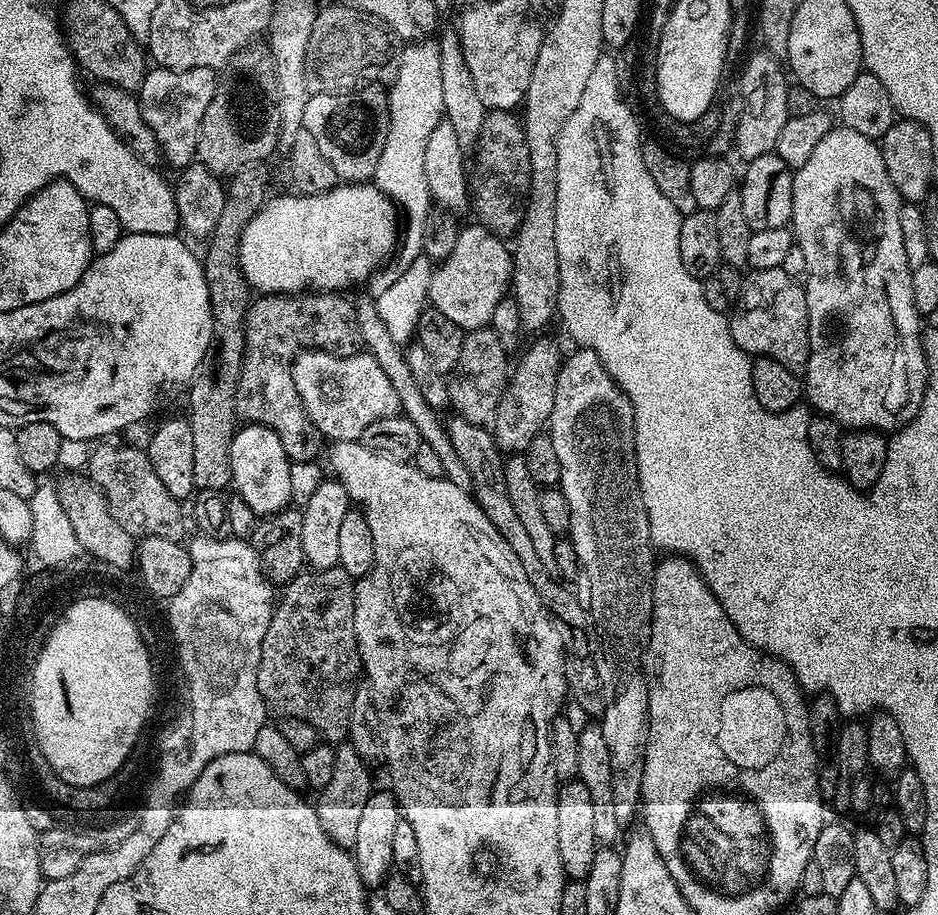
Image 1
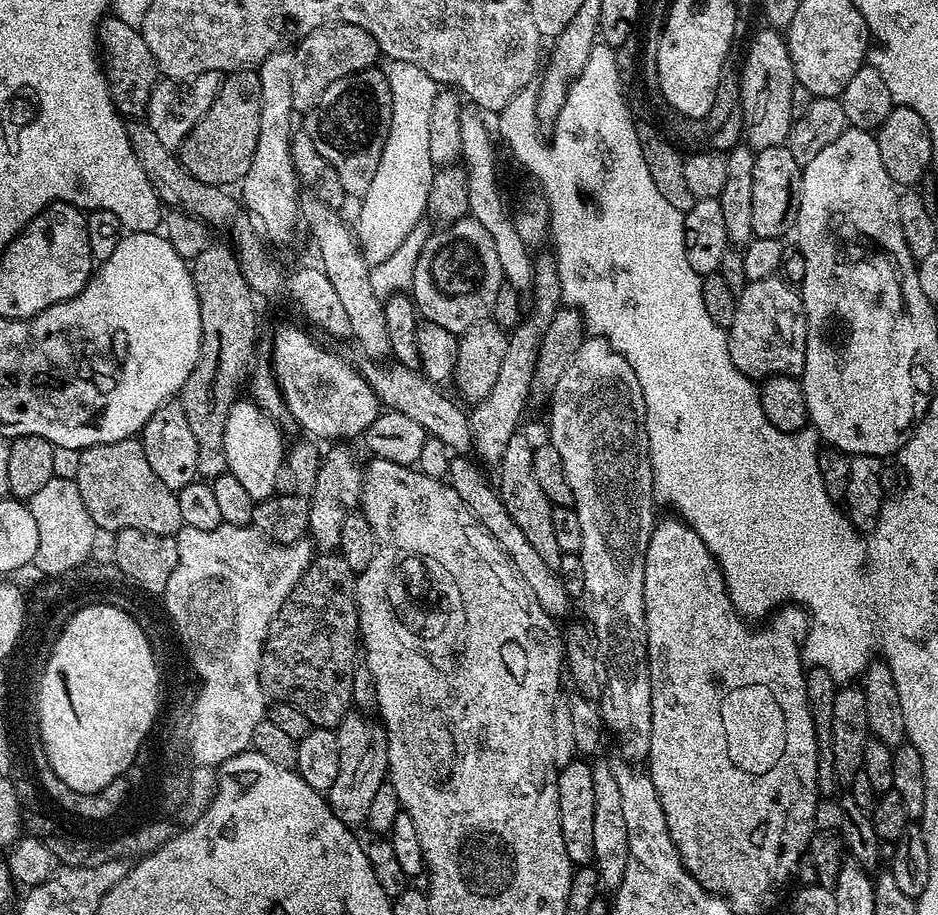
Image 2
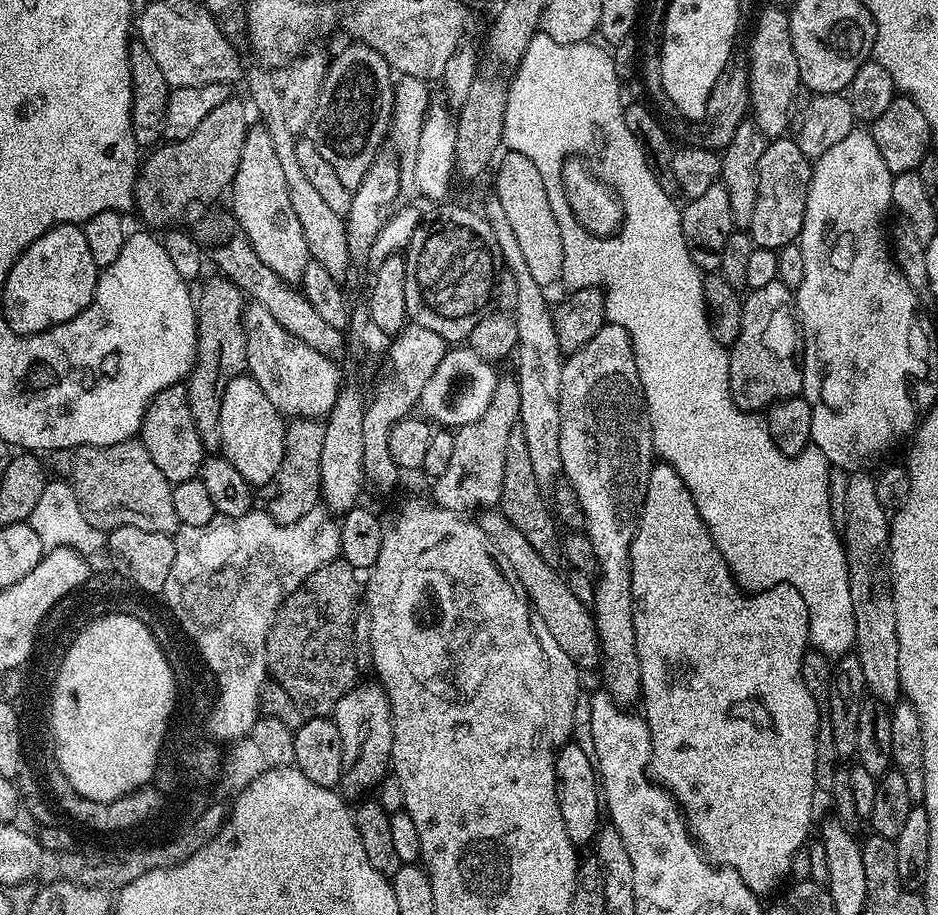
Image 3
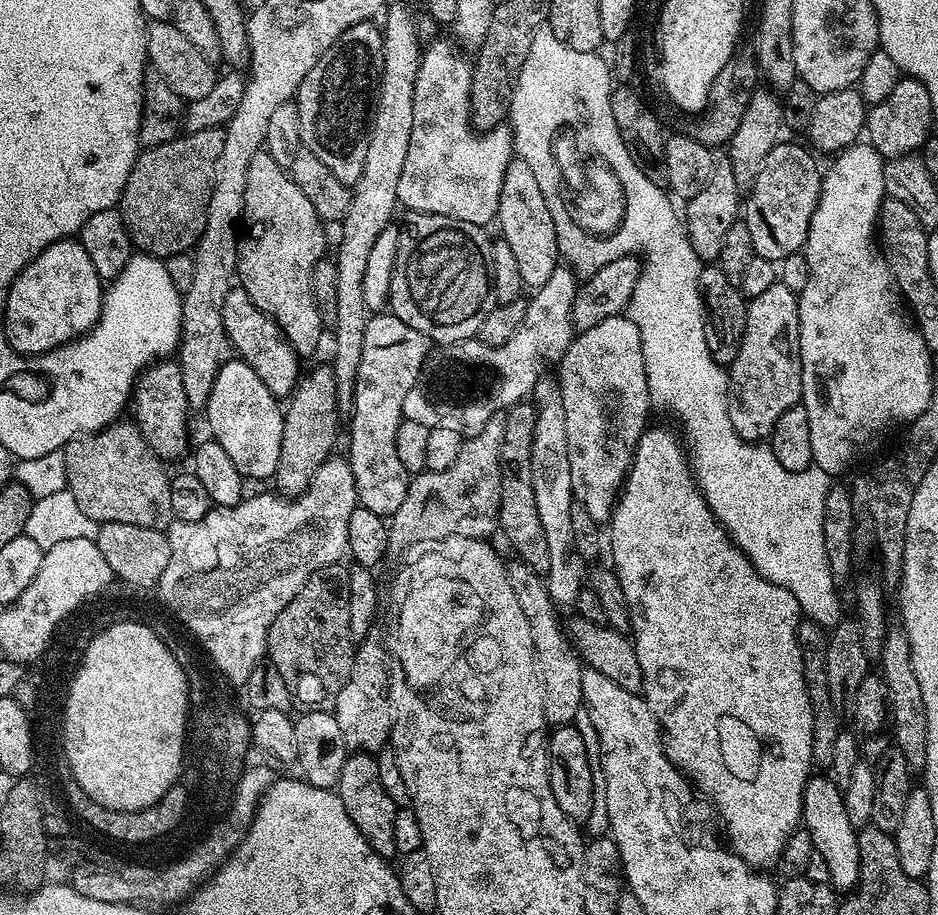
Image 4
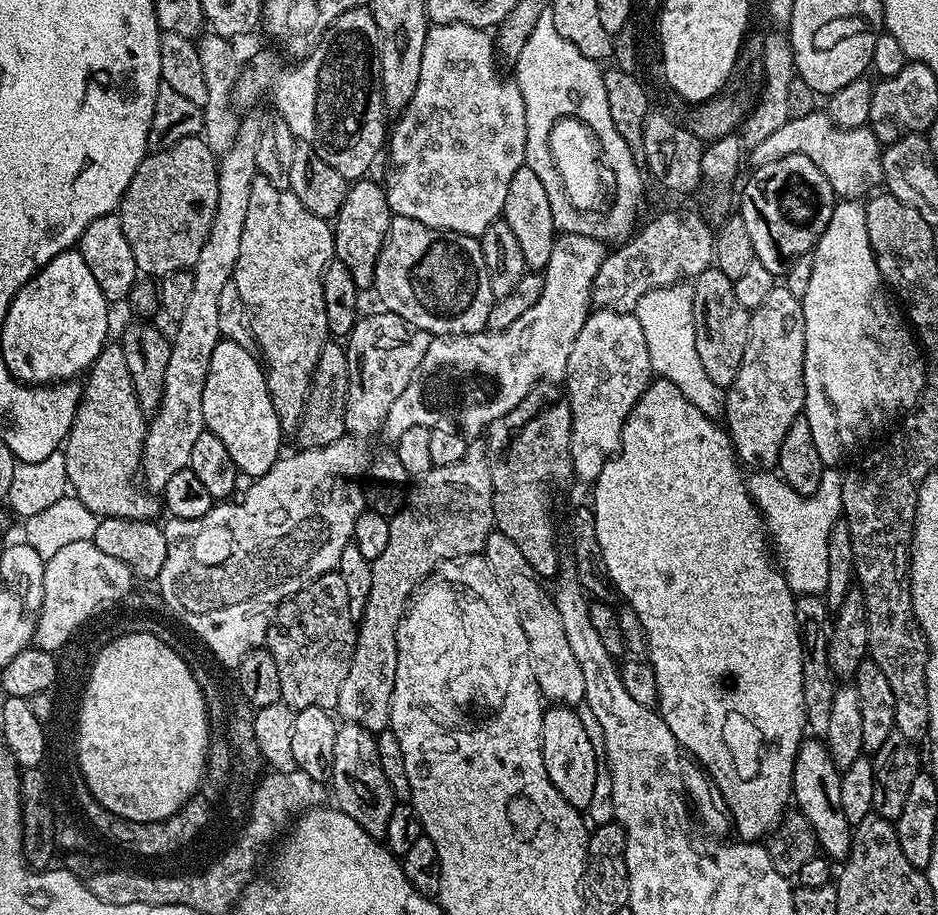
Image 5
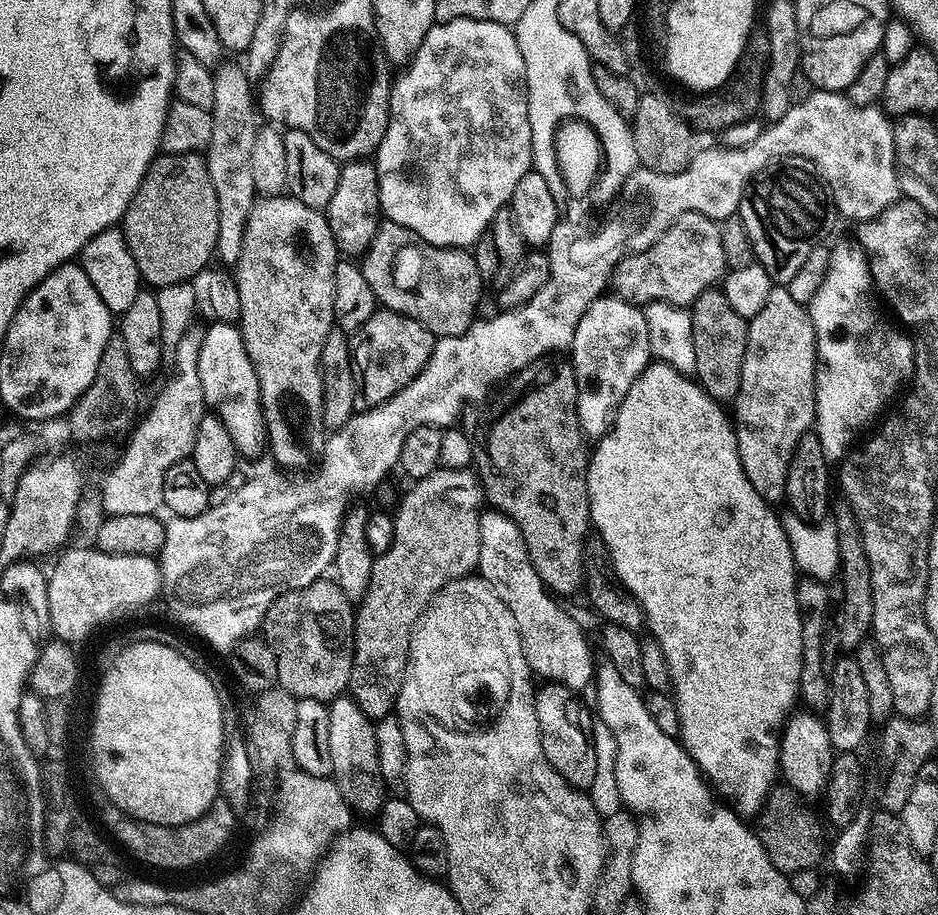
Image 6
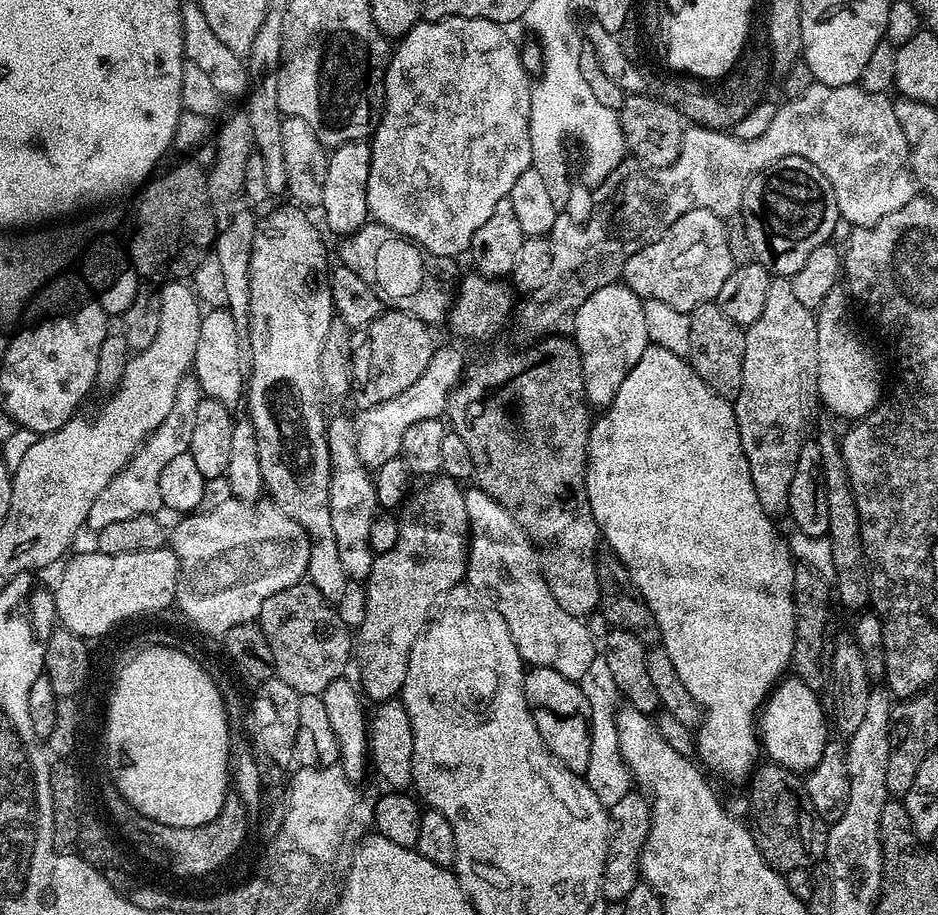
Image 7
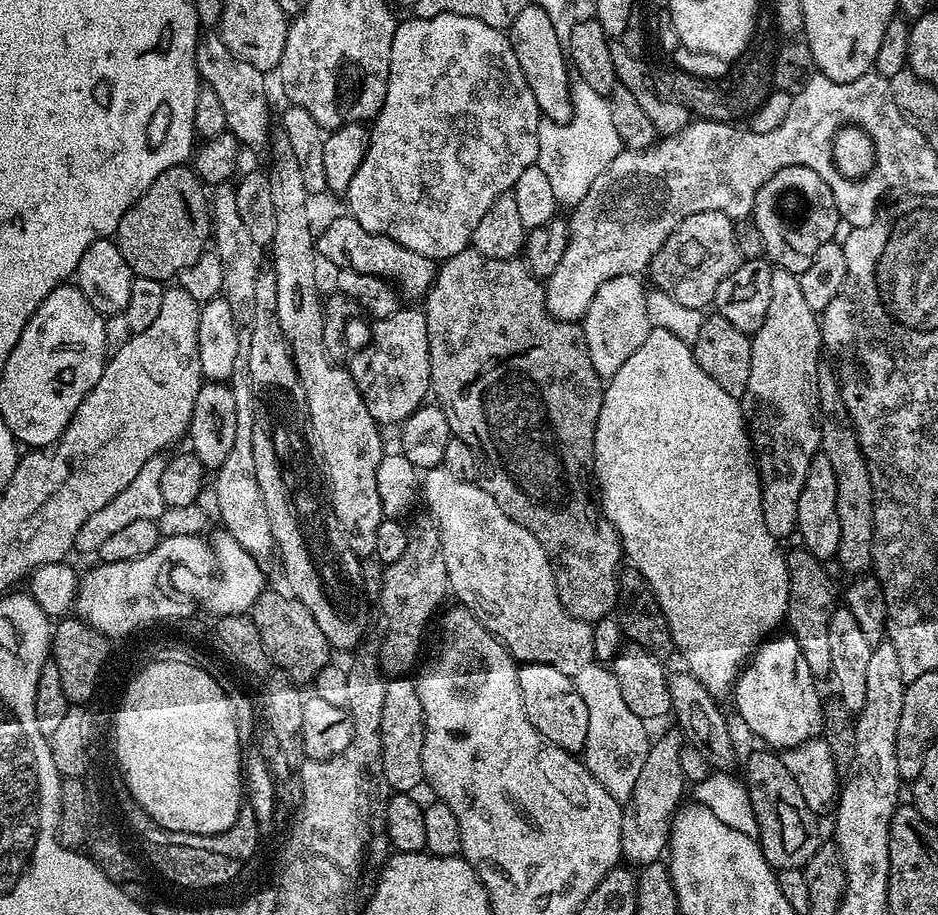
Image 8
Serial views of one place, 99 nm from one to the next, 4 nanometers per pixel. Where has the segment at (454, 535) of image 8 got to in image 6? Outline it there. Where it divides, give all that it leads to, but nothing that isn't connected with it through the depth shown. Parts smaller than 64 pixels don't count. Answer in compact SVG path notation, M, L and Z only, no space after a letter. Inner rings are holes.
M484 510L480 513L480 562L478 572L495 588L496 593L506 602L514 622L518 622L518 634L522 638L522 650L528 663L541 681L561 684L573 690L581 690L593 683L594 659L588 649L589 638L571 617L569 609L560 604L553 593L544 587L542 578L526 554L526 542L520 528L502 513Z

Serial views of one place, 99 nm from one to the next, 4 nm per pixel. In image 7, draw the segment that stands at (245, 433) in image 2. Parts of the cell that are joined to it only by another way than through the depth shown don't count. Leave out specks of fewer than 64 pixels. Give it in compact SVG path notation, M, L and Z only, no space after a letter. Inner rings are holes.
M227 307L213 308L203 313L202 326L198 330L198 350L194 350L192 372L200 384L201 393L207 399L222 402L230 409L235 409L236 403L245 399L246 352Z

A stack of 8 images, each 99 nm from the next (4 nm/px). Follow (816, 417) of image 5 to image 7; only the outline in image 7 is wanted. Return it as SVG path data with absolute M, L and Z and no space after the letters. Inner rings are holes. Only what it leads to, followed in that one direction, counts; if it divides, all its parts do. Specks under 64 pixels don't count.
M837 290L829 294L824 305L818 309L818 315L816 318L816 325L818 326L818 390L820 391L821 405L823 405L825 409L829 408L829 410L833 412L833 414L831 413L833 417L841 416L842 419L848 420L847 422L855 422L857 420L861 420L863 416L869 416L869 414L871 414L871 412L876 409L876 405L880 403L882 397L885 395L886 384L884 388L884 376L882 373L880 373L880 364L878 361L876 361L875 354L872 353L866 345L864 345L864 340L862 337L860 337L859 330L856 329L850 321L848 321L847 299L849 300L849 297L845 295L843 291Z

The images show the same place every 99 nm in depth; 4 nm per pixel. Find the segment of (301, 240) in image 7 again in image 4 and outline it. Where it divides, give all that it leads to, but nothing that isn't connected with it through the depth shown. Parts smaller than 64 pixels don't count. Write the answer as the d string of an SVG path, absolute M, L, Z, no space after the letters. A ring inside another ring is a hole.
M261 150L250 158L250 166L246 174L246 190L244 191L244 214L242 217L242 235L236 245L236 271L239 287L250 294L258 311L266 313L282 330L282 334L290 342L290 346L301 358L312 356L320 344L320 335L326 332L326 325L320 317L320 307L312 293L312 271L318 261L325 259L324 252L325 221L310 206L310 198L298 190L291 175L280 167L278 162L267 152Z

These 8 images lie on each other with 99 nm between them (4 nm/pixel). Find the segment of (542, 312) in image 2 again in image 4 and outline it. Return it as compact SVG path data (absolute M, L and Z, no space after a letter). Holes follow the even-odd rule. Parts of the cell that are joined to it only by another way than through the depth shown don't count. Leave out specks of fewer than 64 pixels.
M497 414L491 418L485 419L480 424L478 434L468 436L465 439L462 450L458 450L458 459L454 461L451 466L446 466L446 470L438 470L437 472L429 472L427 470L419 473L415 478L409 479L408 489L406 490L406 498L402 501L402 506L398 506L396 513L390 517L388 524L388 547L396 550L396 548L408 548L411 544L420 544L423 540L444 540L447 536L451 538L459 538L465 540L466 538L474 538L475 540L482 540L491 537L491 532L494 533L498 528L498 521L500 518L500 485L502 477L500 477L500 451L504 448L504 419L503 415Z

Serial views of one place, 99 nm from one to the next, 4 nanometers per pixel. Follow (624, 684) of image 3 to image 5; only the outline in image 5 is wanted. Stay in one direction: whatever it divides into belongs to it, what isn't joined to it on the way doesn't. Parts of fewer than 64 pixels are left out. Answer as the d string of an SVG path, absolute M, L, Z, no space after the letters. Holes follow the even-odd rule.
M614 310L589 311L578 339L574 341L574 350L570 350L568 363L568 396L566 403L572 411L572 429L570 430L570 454L572 455L572 471L575 479L595 482L598 474L602 474L602 466L620 451L622 430L630 410L638 402L638 398L648 389L654 379L650 350L646 346L646 334L642 334L642 326L638 318L630 312Z

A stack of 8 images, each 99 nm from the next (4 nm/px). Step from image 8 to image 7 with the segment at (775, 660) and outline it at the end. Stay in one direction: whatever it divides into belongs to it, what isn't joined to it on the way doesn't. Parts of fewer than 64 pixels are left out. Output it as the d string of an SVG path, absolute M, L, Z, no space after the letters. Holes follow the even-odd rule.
M795 674L773 688L758 717L758 735L767 759L797 774L807 774L820 765L822 754L830 748L828 726L830 730L830 720L817 689L806 686Z

